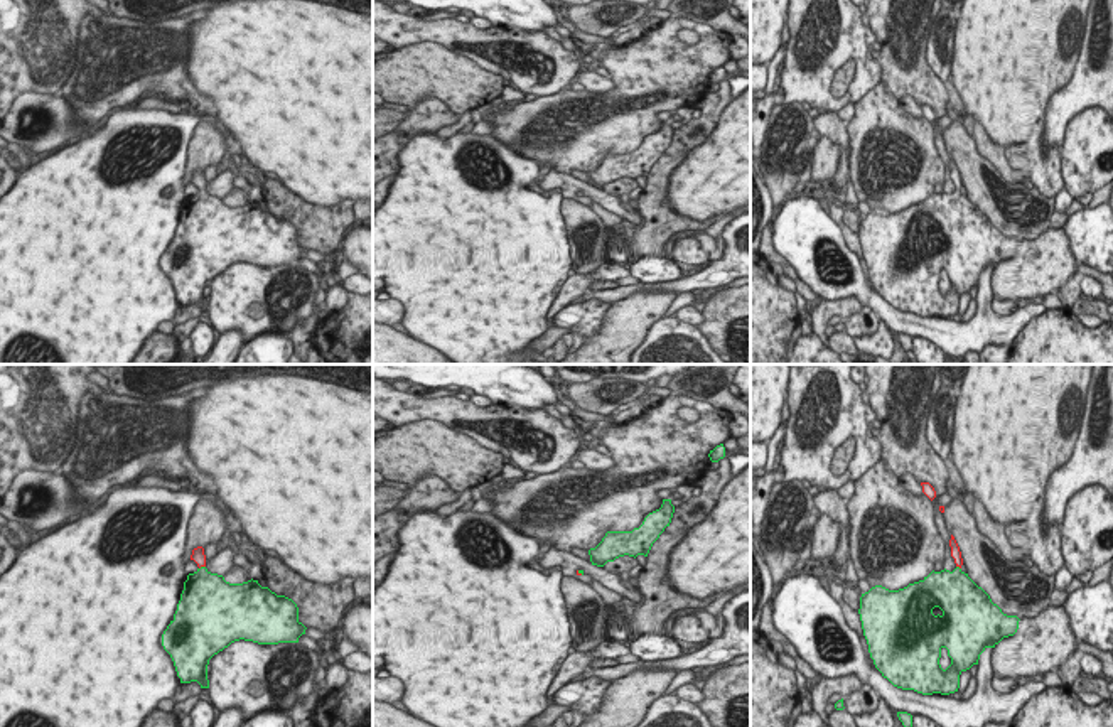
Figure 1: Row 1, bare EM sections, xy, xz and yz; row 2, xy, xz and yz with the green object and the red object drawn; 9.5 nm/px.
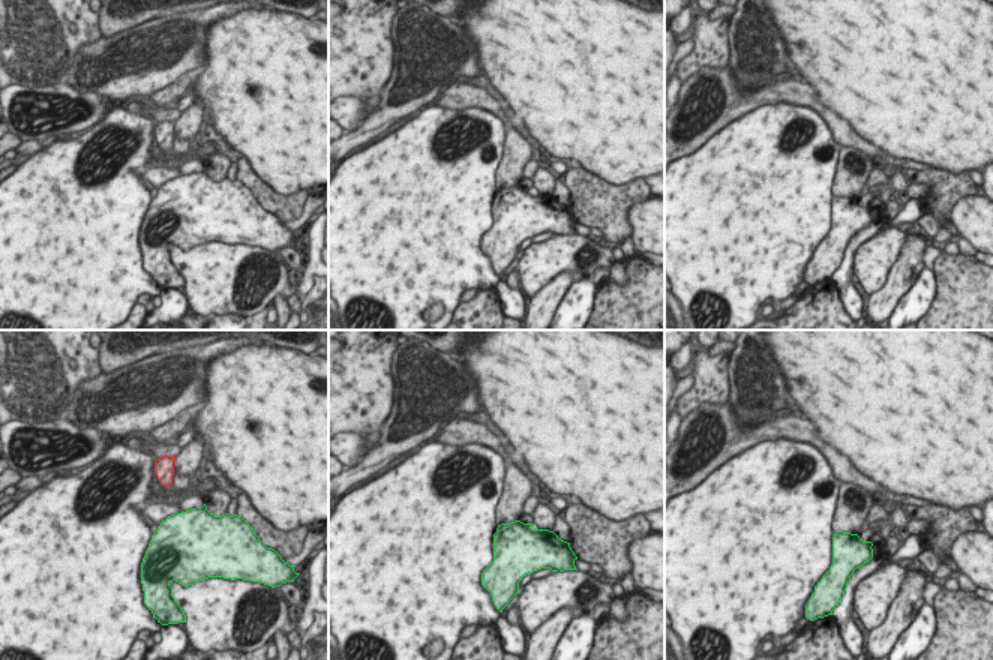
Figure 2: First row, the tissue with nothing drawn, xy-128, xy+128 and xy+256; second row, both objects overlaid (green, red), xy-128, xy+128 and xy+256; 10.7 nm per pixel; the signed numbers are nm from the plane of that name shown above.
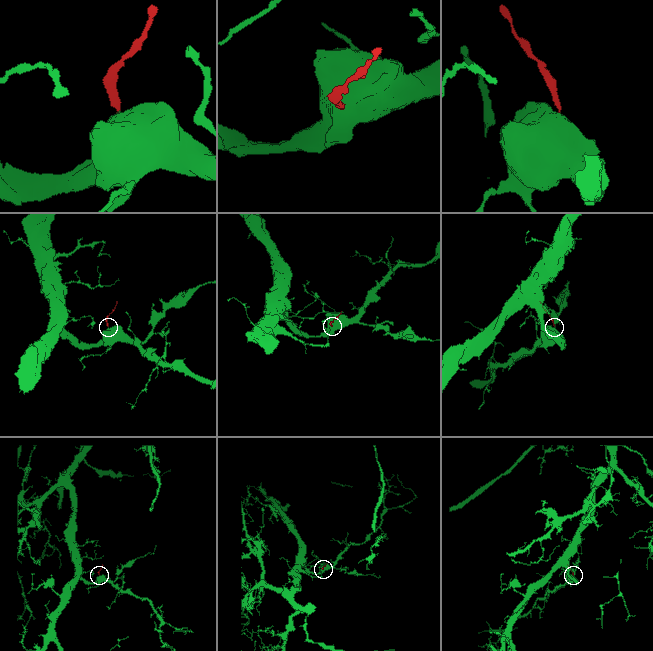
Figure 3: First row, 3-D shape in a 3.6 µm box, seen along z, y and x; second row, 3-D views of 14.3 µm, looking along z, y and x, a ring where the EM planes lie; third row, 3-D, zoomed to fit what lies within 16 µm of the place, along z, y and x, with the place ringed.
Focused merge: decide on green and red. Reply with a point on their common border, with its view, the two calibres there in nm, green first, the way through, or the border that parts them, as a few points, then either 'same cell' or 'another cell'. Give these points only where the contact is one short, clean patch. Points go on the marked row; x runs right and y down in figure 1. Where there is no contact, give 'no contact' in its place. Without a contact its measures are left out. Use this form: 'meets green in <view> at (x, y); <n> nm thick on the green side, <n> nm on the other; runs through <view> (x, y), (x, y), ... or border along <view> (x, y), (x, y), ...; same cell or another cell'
meets green in xy at (201, 567); 400 nm thick on the green side, 130 nm on the other; runs through xy (204, 592), (201, 589), (201, 567), (198, 555); same cell

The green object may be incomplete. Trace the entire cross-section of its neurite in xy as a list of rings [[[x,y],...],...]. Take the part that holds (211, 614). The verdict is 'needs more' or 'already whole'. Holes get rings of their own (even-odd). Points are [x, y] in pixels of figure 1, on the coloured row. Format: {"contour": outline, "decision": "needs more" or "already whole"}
{"contour": [[[202,547],[192,550],[191,560],[199,568],[187,575],[174,619],[162,634],[162,646],[170,654],[180,683],[197,681],[201,688],[209,688],[209,660],[234,641],[298,643],[298,638],[305,634],[307,627],[298,621],[298,607],[292,599],[277,595],[253,579],[229,584],[223,575],[211,574],[206,568]]], "decision": "needs more"}

